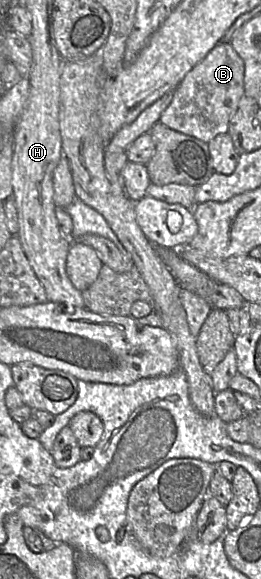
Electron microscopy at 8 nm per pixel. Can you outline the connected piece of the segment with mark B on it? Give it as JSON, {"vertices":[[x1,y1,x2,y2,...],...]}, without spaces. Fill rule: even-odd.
{"vertices":[[220,41,184,76,159,122,208,143,218,134,227,133,230,118,243,96,244,62,230,41]]}

